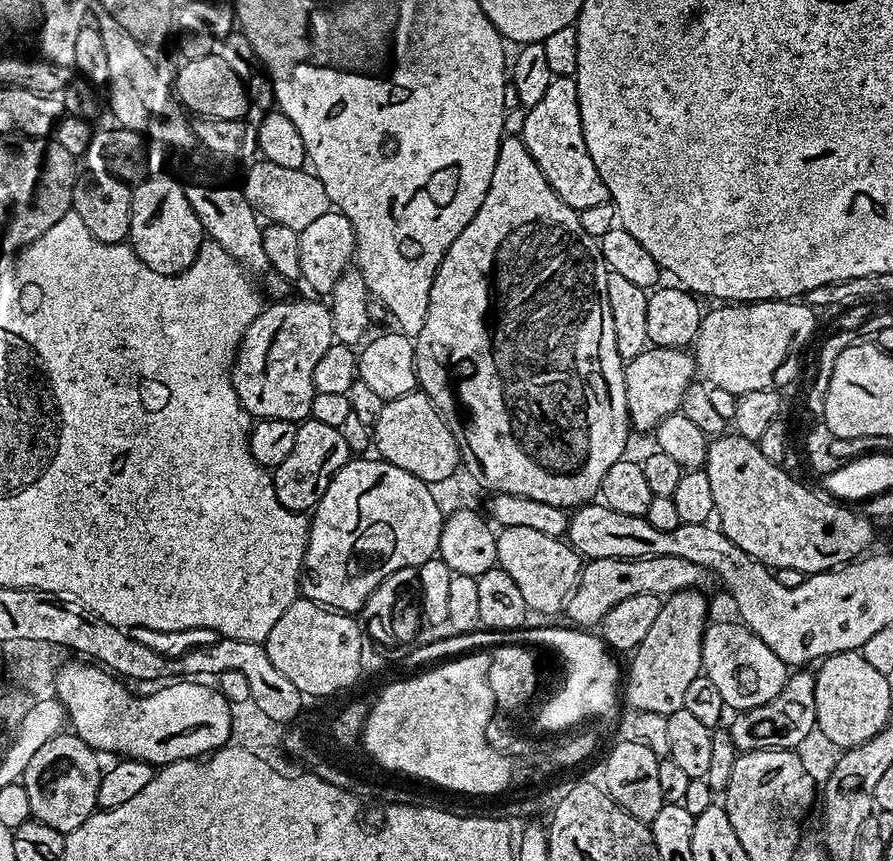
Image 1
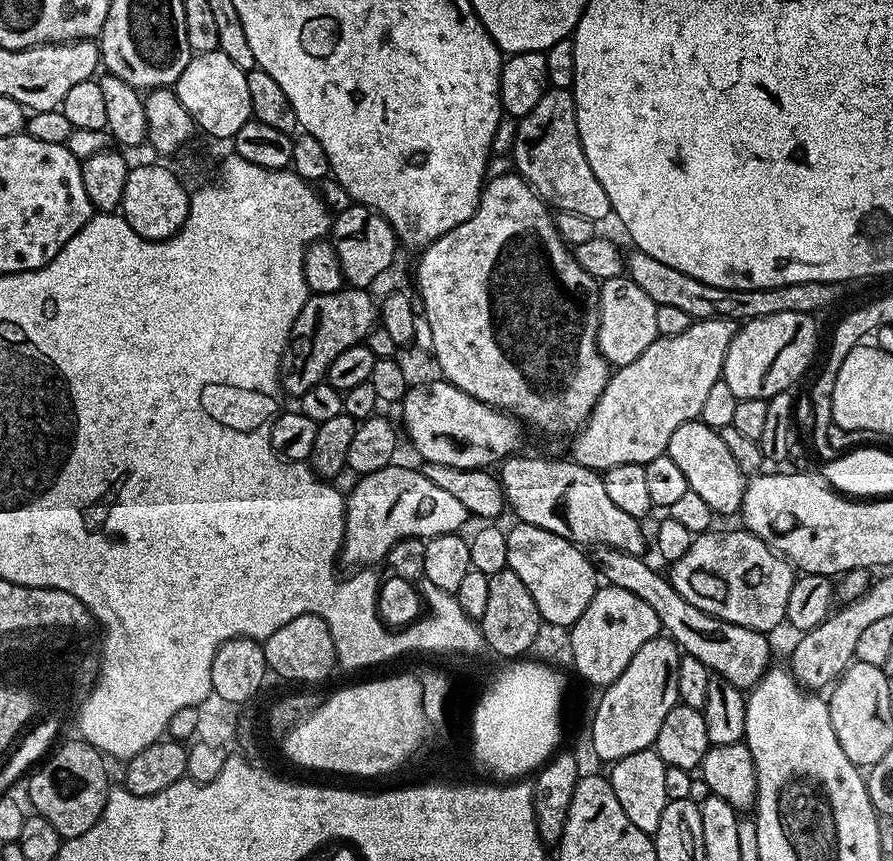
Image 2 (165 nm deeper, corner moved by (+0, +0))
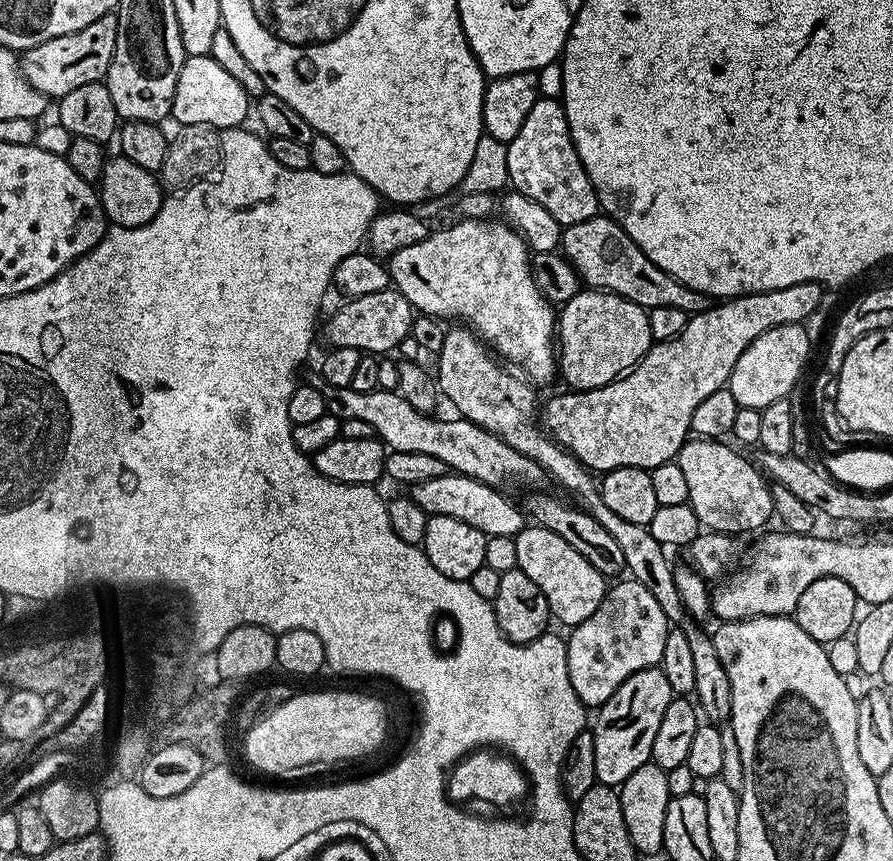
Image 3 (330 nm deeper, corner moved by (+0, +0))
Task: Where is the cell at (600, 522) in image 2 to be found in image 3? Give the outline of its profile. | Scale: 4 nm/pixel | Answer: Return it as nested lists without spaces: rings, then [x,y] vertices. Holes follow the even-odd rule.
[[[325,387],[323,393],[328,407],[327,415],[337,416],[342,422],[346,420],[367,422],[373,433],[391,451],[430,454],[434,458],[442,458],[445,469],[462,476],[472,476],[478,482],[490,485],[491,488],[503,489],[505,487],[504,480],[513,480],[516,484],[532,484],[528,486],[536,486],[539,485],[536,483],[540,479],[545,479],[546,473],[543,468],[538,466],[538,462],[526,458],[526,454],[514,450],[505,440],[498,438],[492,432],[487,432],[482,426],[463,418],[435,420],[437,418],[435,415],[414,410],[414,406],[410,406],[410,402],[406,402],[406,398],[402,398],[397,391],[386,392],[383,388],[378,387],[372,392],[359,392],[353,388]]]

